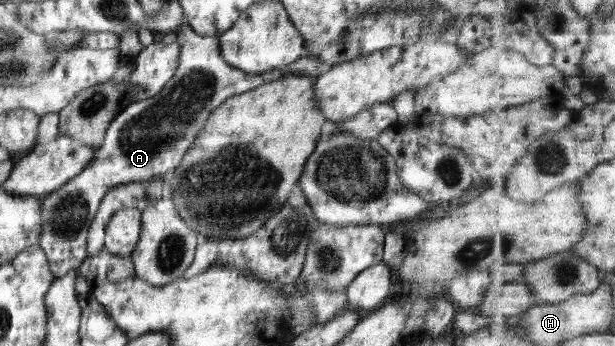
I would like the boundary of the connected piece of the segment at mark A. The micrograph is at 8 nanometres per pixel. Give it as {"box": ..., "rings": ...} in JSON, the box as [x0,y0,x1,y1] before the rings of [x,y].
{"box":[35,23,328,278],"rings":[[[182,23],[175,28],[172,38],[179,49],[178,63],[172,77],[156,95],[123,105],[104,130],[103,140],[81,172],[41,200],[41,234],[35,247],[42,250],[55,278],[74,272],[85,259],[87,227],[103,195],[118,184],[149,181],[157,175],[162,175],[162,178],[169,175],[189,150],[208,115],[226,98],[270,83],[286,73],[318,77],[328,69],[320,58],[305,56],[281,69],[247,74],[222,60],[218,37],[196,35],[187,23]]]}

